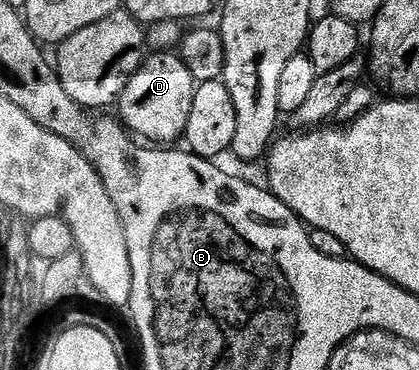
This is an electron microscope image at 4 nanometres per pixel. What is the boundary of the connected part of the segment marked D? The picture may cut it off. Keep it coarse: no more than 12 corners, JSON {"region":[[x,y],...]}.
{"region":[[153,52],[115,114],[149,144],[184,139],[193,81],[180,53]]}

